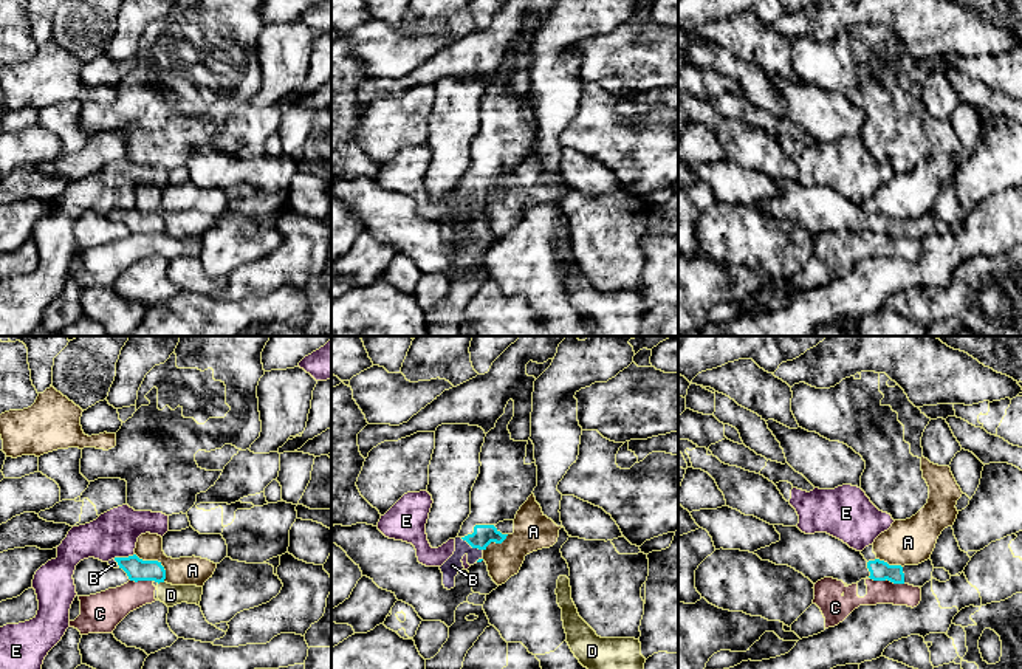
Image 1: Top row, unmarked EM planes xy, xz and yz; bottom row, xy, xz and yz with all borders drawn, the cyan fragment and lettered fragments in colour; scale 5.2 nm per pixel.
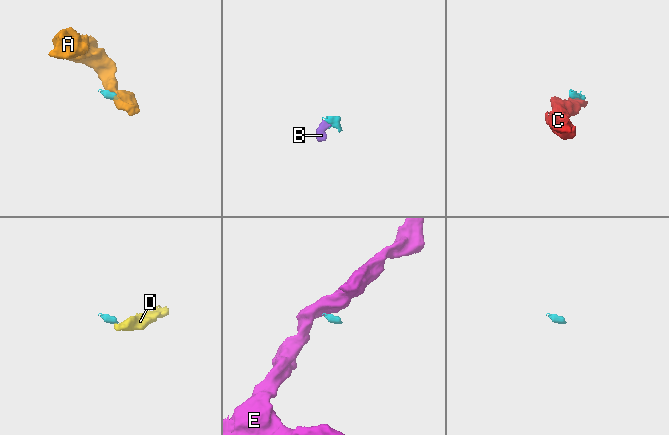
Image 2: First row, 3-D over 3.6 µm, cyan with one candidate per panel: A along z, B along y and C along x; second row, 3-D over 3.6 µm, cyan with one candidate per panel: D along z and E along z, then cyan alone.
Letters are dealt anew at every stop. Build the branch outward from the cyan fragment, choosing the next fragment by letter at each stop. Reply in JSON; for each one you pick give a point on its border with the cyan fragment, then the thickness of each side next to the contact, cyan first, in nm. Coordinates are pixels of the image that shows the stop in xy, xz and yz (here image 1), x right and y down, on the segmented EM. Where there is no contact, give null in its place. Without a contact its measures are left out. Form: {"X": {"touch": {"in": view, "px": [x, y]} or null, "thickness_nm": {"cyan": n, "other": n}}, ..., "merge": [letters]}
{"B": {"touch": {"in": "xz", "px": [471, 545]}, "thickness_nm": {"cyan": 110, "other": 90}}, "merge": ["B"]}

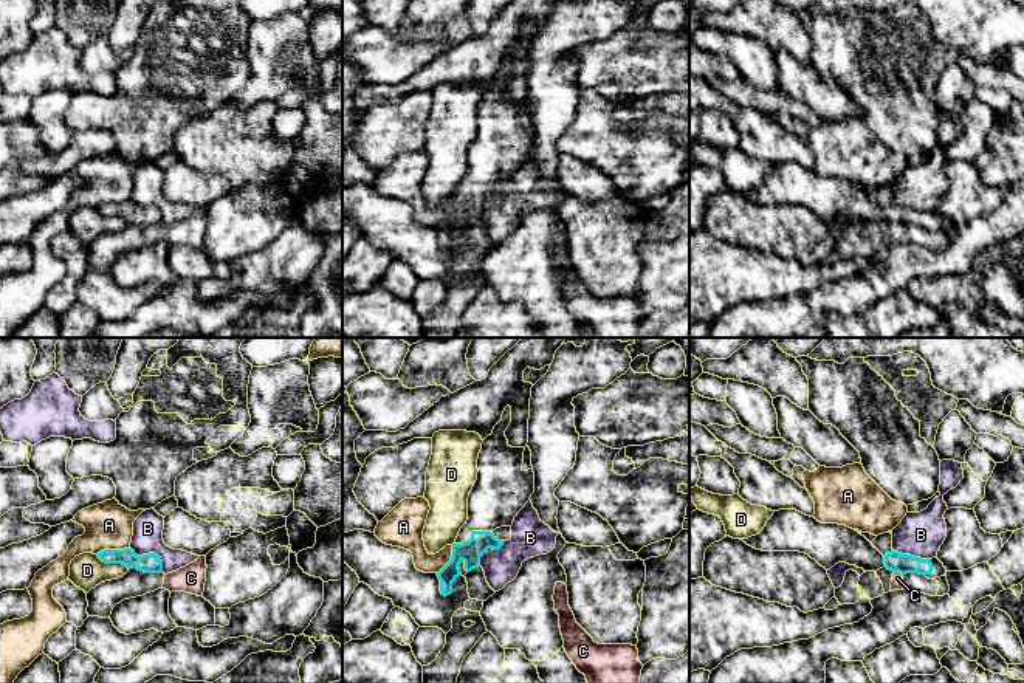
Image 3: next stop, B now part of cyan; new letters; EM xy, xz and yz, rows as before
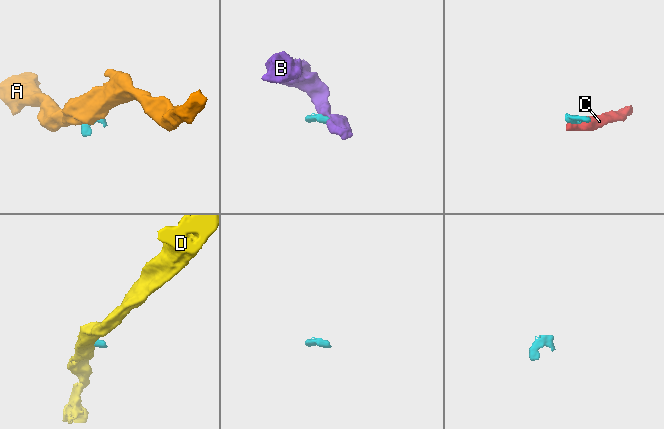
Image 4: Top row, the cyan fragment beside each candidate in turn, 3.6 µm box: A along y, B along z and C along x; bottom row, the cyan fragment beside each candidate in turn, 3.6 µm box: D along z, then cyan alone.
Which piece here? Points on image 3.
{"merge": []}

